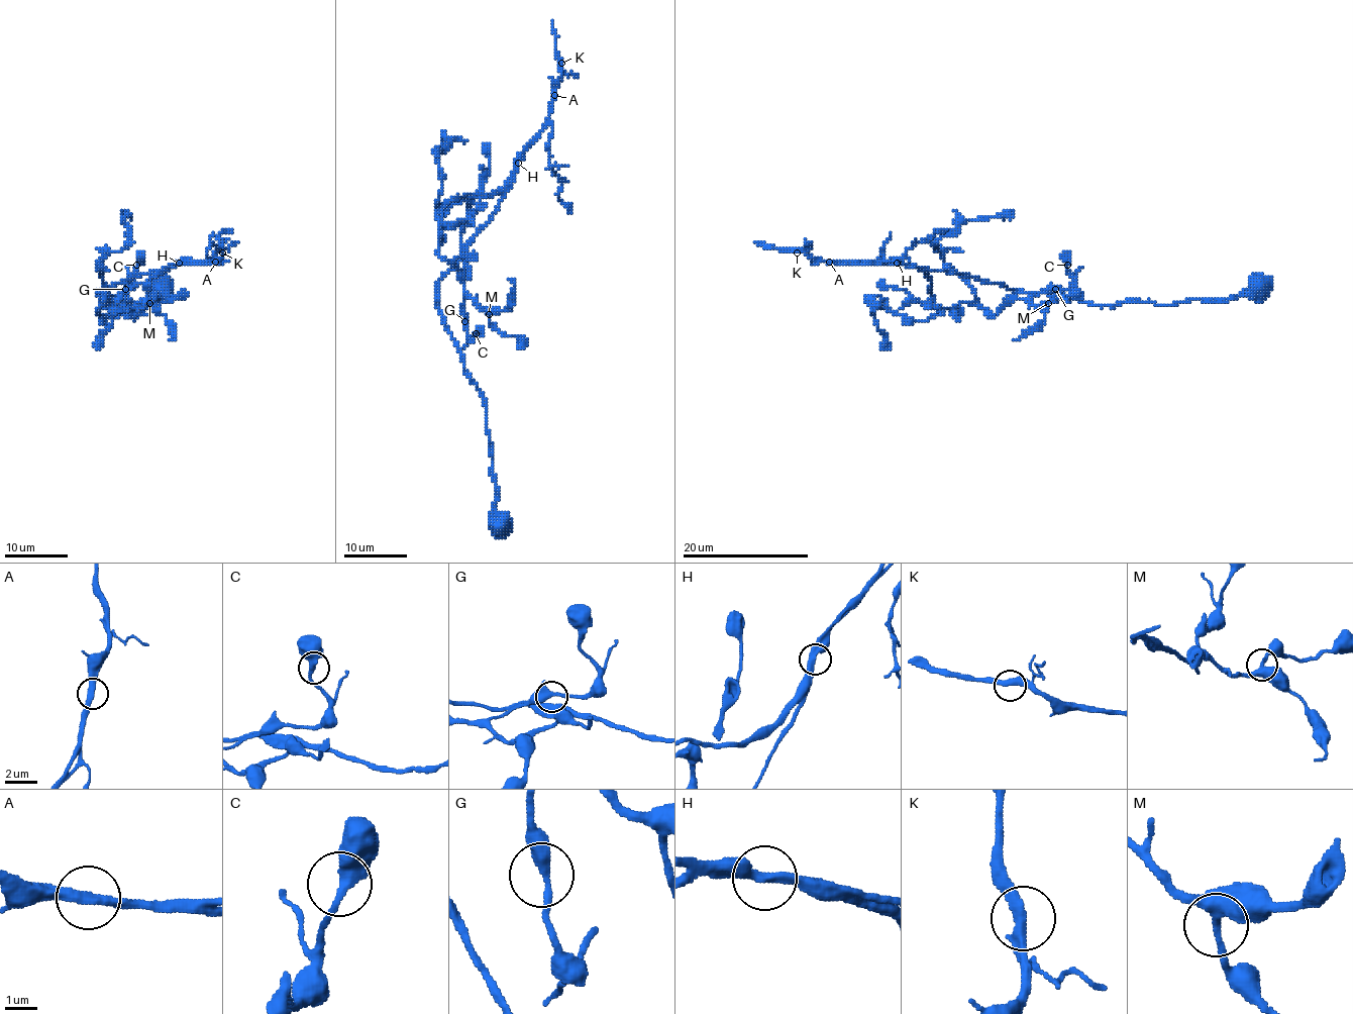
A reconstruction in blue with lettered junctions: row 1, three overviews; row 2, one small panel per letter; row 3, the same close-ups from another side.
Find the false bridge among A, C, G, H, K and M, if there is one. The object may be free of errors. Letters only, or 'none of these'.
none of these

